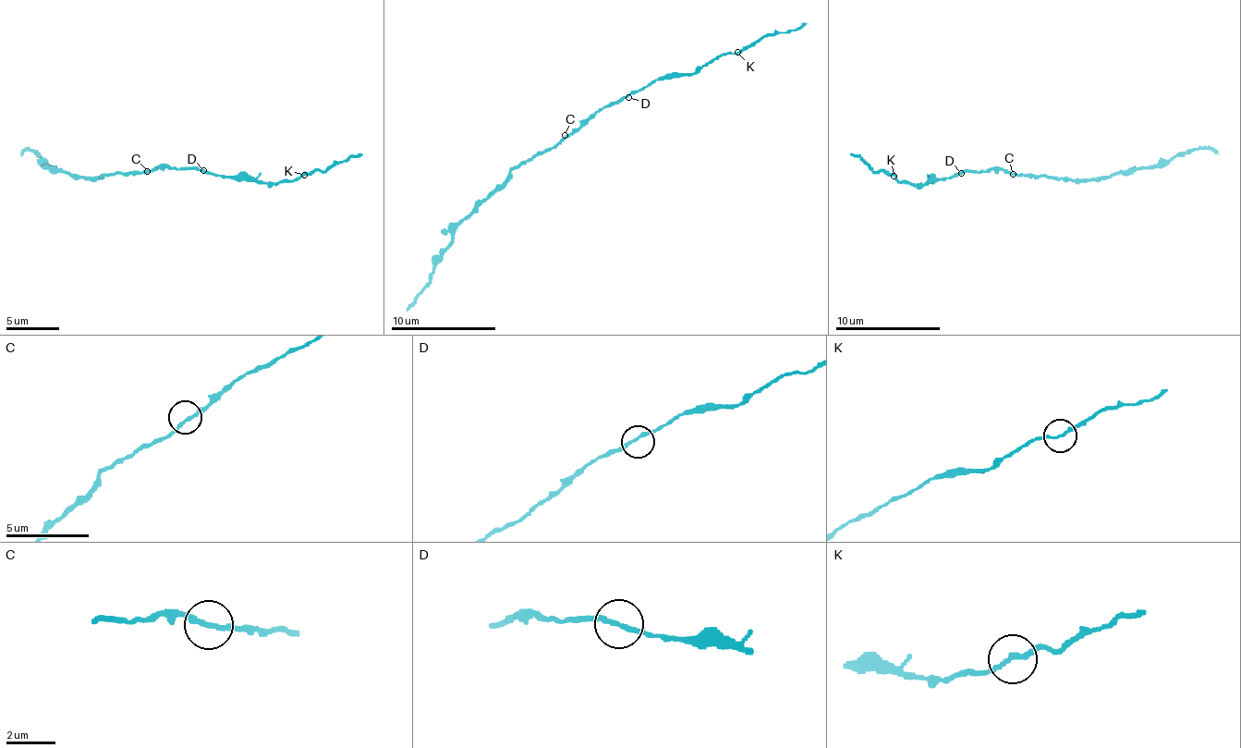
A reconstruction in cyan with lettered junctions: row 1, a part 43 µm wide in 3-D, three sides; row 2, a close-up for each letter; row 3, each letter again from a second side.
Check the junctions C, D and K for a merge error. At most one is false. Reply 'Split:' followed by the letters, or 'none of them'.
Split: none of them

